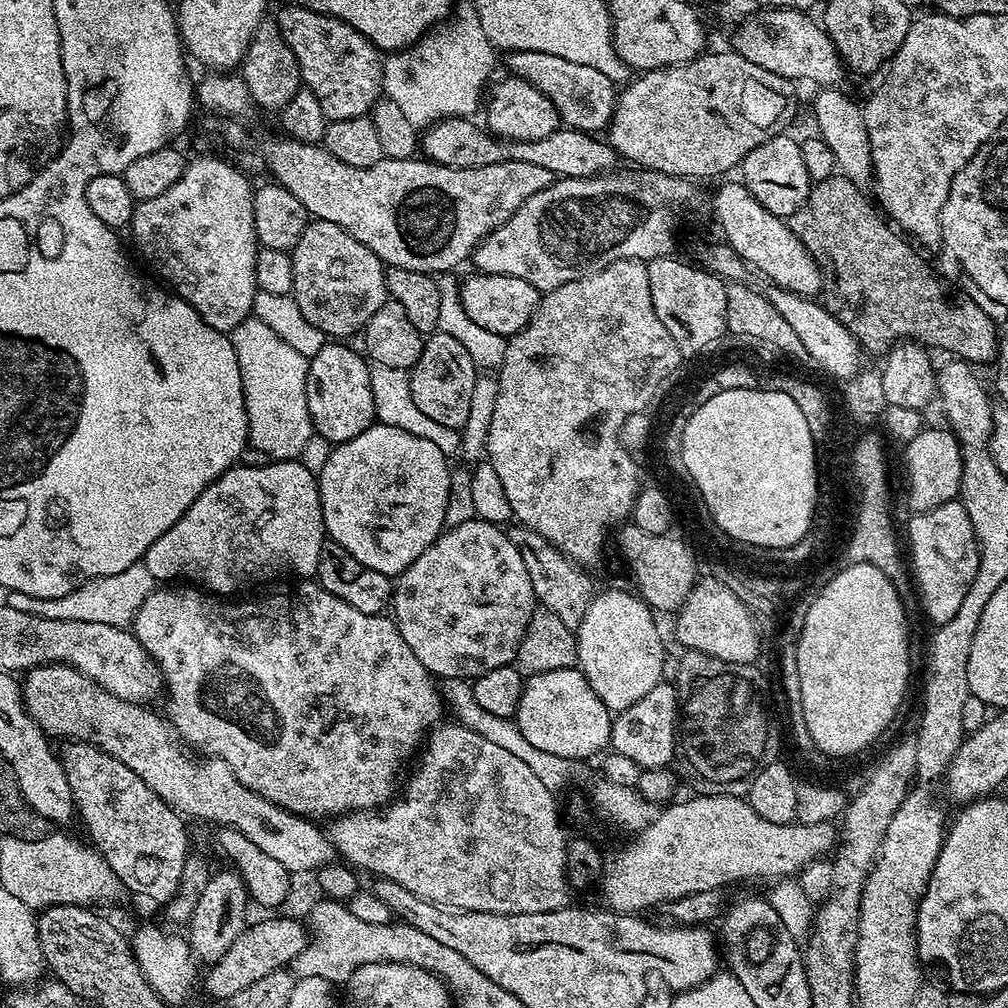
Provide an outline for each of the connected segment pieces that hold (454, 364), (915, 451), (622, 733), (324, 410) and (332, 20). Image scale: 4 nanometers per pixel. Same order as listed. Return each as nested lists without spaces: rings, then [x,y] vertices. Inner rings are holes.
[[[439,330],[431,333],[422,346],[422,354],[418,362],[410,369],[410,390],[413,402],[433,422],[450,428],[462,429],[469,417],[470,402],[476,379],[478,377],[477,361],[450,334]]]
[[[944,426],[925,427],[912,441],[903,445],[902,452],[904,452],[904,488],[908,491],[909,513],[934,510],[934,506],[942,506],[959,497],[964,457],[955,432]]]
[[[656,684],[654,690],[638,698],[634,706],[615,713],[612,722],[611,751],[633,759],[642,770],[667,768],[678,752],[678,701],[675,687],[668,684]]]
[[[347,343],[323,344],[308,360],[306,374],[306,406],[310,410],[314,432],[326,438],[332,446],[345,444],[350,438],[362,434],[362,430],[377,419],[369,361],[359,351],[356,353],[344,344]]]
[[[288,4],[280,13],[275,13],[274,19],[282,38],[286,38],[286,46],[290,46],[290,50],[294,50],[294,58],[298,58],[303,87],[310,89],[314,98],[318,98],[318,103],[322,105],[322,114],[326,114],[329,121],[358,118],[371,113],[376,101],[382,96],[384,60],[381,49],[370,43],[368,37],[361,32],[354,30],[354,26],[342,22],[337,16],[316,12],[310,6],[304,5],[303,8],[300,4]]]

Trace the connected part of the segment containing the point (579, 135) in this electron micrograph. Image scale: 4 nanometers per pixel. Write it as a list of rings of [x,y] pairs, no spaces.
[[[454,116],[429,124],[422,132],[422,152],[433,164],[454,165],[456,168],[490,166],[498,162],[530,162],[533,166],[546,166],[558,178],[569,176],[595,177],[595,172],[604,172],[618,163],[612,147],[595,135],[580,132],[577,128],[557,127],[546,138],[537,140],[502,140],[483,127],[471,124],[472,120]]]

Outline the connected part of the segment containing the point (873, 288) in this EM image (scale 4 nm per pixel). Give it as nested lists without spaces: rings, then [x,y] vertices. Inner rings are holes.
[[[843,174],[817,180],[808,191],[806,202],[786,220],[789,230],[808,247],[808,252],[815,257],[821,269],[832,275],[832,297],[826,300],[832,315],[842,322],[842,326],[846,326],[846,330],[856,335],[865,349],[887,349],[897,342],[909,340],[932,350],[945,348],[973,366],[991,365],[998,355],[997,321],[986,315],[983,307],[972,300],[966,301],[961,308],[951,304],[944,297],[944,288],[932,273],[931,266],[888,229],[889,221],[881,215],[877,205],[873,201],[872,205],[860,192],[863,192],[861,185]]]

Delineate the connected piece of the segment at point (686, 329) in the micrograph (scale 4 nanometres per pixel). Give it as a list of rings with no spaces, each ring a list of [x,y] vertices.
[[[675,255],[658,256],[647,261],[650,298],[654,302],[654,314],[662,318],[662,326],[670,330],[670,338],[685,357],[719,342],[728,332],[726,322],[726,298],[728,284],[721,277],[703,266],[695,268]]]

